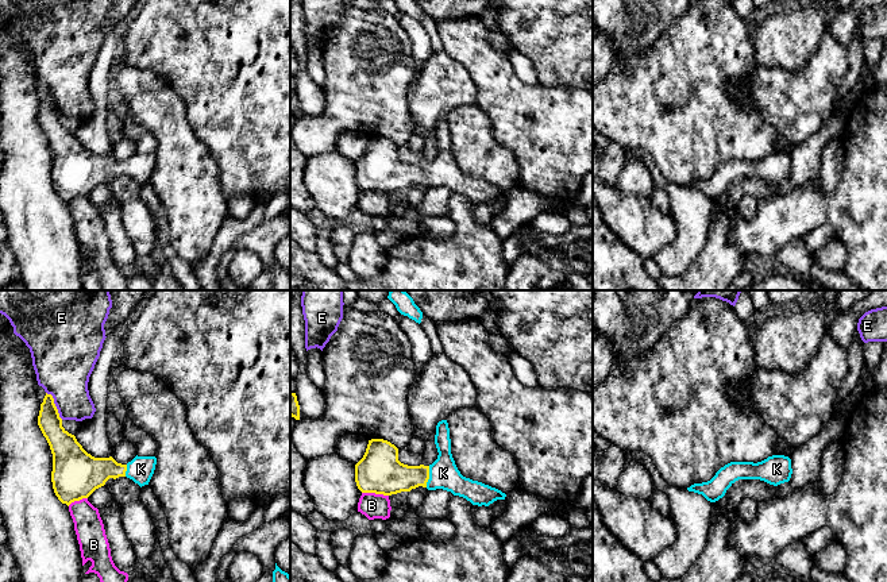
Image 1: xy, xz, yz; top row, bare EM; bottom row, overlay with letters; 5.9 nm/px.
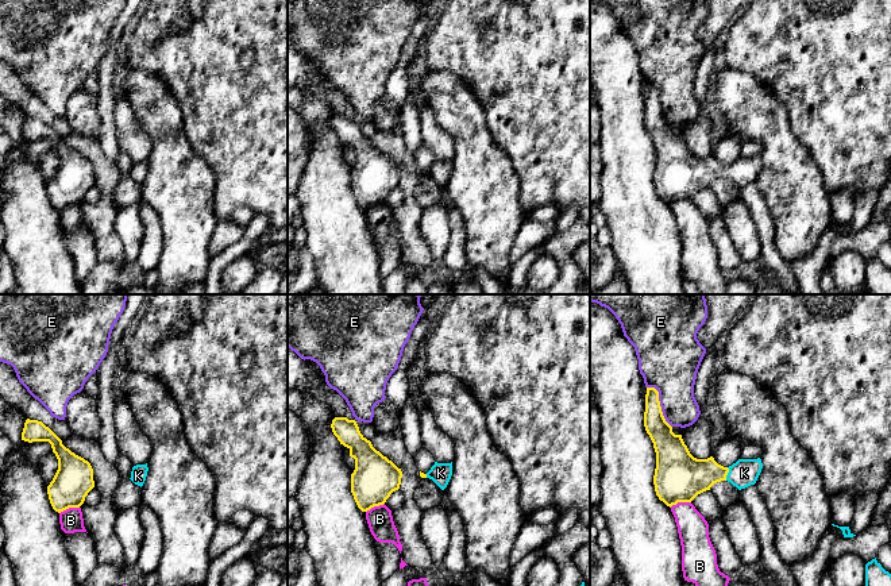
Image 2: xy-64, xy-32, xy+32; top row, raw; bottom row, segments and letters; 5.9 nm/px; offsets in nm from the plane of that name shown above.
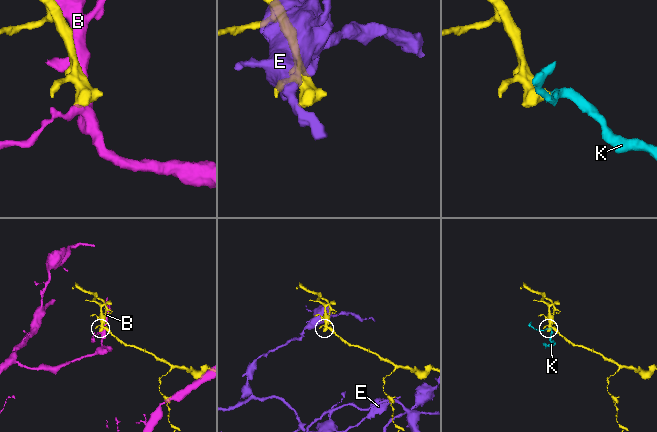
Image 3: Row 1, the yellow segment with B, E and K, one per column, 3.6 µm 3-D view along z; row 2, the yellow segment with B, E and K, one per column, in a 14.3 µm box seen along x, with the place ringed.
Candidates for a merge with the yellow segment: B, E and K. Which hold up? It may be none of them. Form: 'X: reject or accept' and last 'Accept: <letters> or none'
B: reject
E: reject
K: accept
Accept: K

